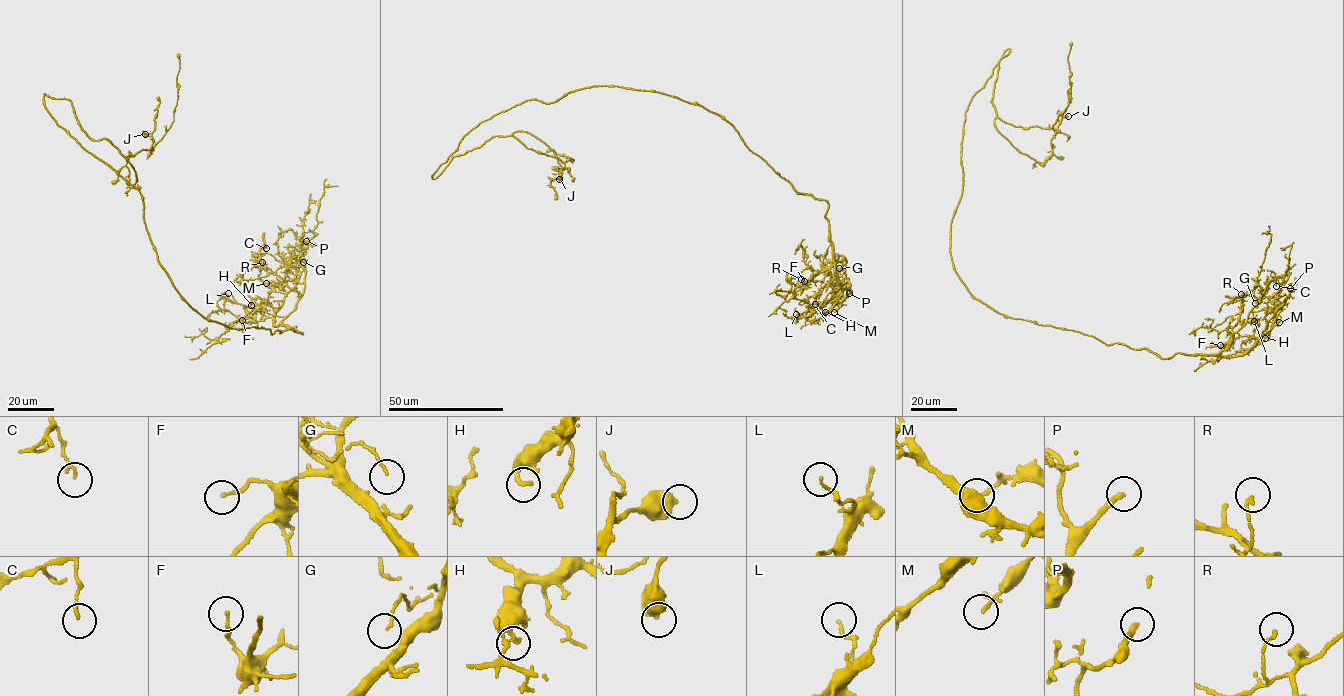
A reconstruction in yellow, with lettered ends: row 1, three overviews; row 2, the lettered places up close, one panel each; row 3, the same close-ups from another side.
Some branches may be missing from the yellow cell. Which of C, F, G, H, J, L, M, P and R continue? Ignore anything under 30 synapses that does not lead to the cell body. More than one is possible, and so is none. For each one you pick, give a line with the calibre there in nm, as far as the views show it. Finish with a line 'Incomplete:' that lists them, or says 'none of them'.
Incomplete: none of them

